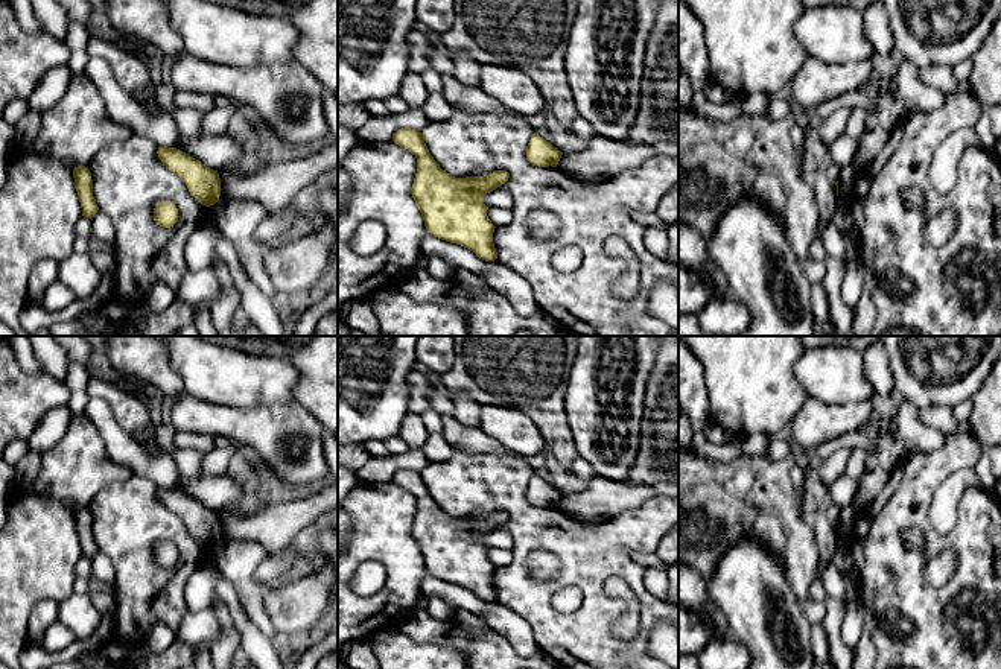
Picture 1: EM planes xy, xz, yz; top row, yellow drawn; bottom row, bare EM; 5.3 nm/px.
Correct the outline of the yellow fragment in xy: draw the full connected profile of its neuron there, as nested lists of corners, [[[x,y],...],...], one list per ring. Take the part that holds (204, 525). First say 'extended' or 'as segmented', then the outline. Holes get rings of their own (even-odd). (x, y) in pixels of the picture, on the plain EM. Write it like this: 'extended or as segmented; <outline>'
as segmented; [[[158,488],[161,503],[187,526],[190,535],[205,547],[211,547],[221,537],[221,518],[213,511],[176,488]]]

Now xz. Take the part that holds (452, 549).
as segmented; [[[408,467],[392,474],[392,482],[417,499],[411,535],[423,556],[427,573],[461,585],[485,602],[494,602],[494,566],[487,556],[484,537],[510,518],[507,511],[484,517],[455,518],[440,508],[429,494],[424,473]]]

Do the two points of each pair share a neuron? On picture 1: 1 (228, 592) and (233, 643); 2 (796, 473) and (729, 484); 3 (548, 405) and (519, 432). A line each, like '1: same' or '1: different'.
1: different
2: different
3: different

